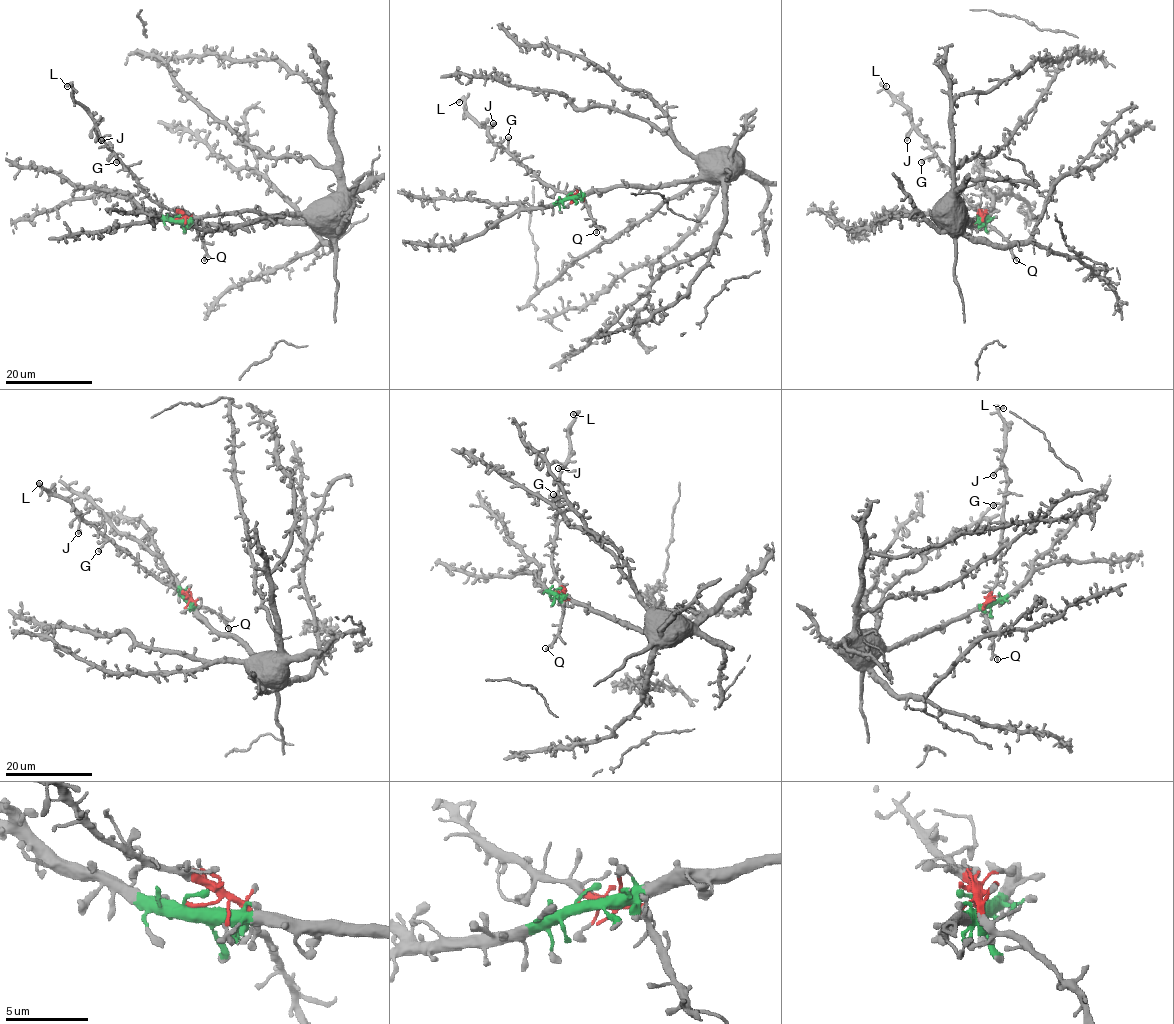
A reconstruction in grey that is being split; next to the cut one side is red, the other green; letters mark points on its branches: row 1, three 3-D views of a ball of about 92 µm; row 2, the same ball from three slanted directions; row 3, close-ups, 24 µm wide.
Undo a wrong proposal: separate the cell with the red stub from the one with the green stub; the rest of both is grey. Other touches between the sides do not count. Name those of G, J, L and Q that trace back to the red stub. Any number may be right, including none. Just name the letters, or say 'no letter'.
G, J, L, Q

